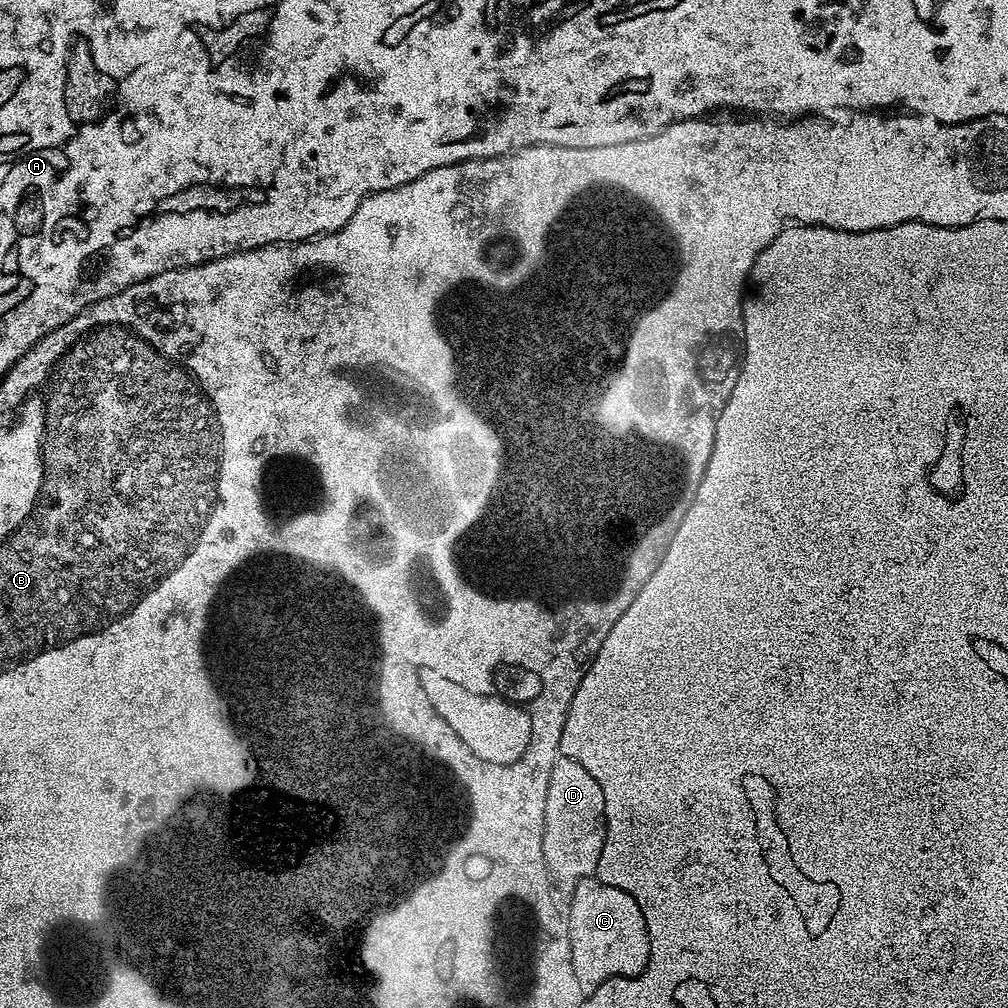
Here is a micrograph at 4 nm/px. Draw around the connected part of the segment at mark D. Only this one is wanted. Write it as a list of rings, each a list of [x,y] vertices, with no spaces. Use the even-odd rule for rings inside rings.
[[[557,756],[554,766],[548,770],[546,806],[542,810],[542,824],[545,838],[542,842],[544,865],[548,867],[552,897],[557,909],[566,910],[571,904],[571,895],[578,882],[595,877],[598,858],[606,838],[606,802],[602,798],[602,786],[594,782],[586,766],[578,766],[565,756]],[[562,828],[565,838],[561,836]],[[573,836],[578,838],[573,838]]]

